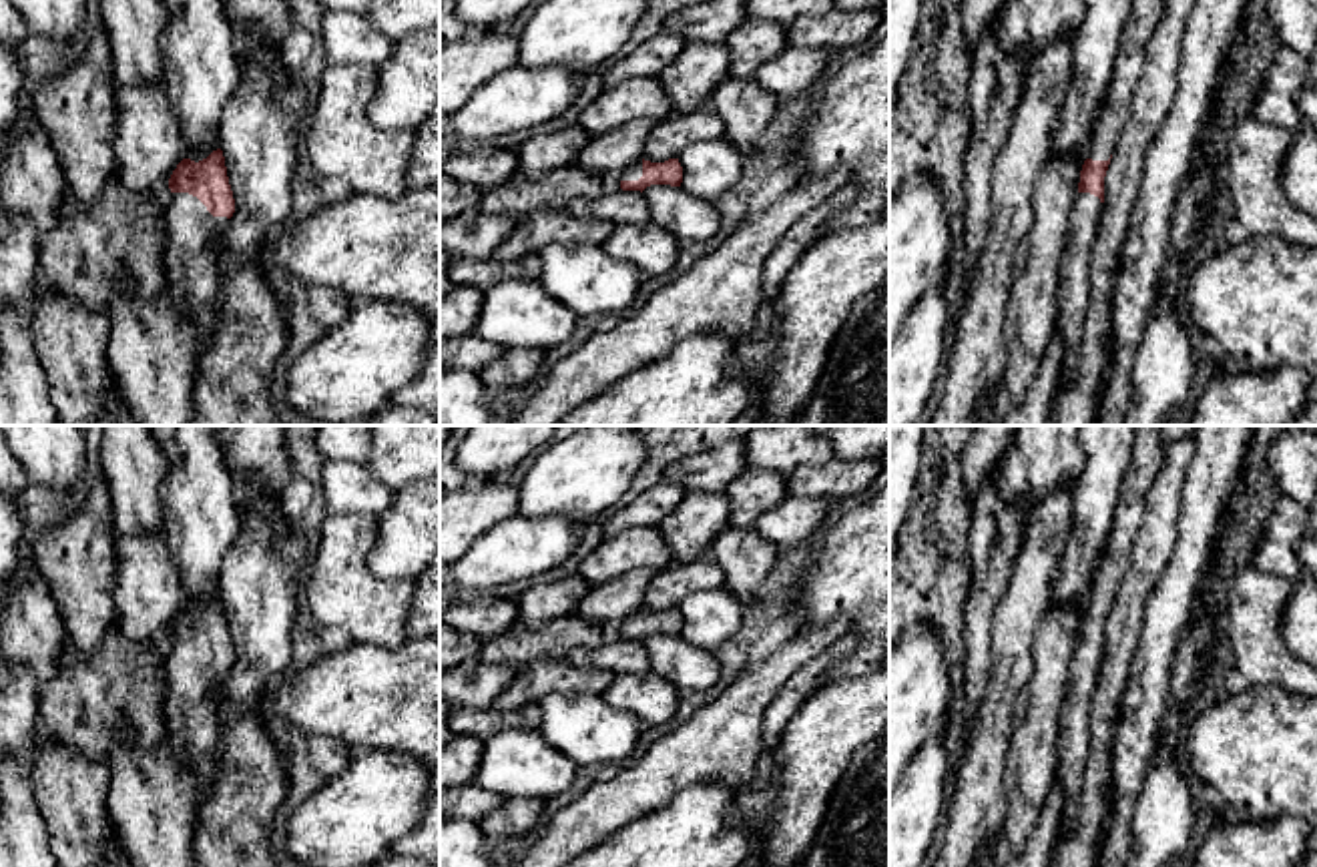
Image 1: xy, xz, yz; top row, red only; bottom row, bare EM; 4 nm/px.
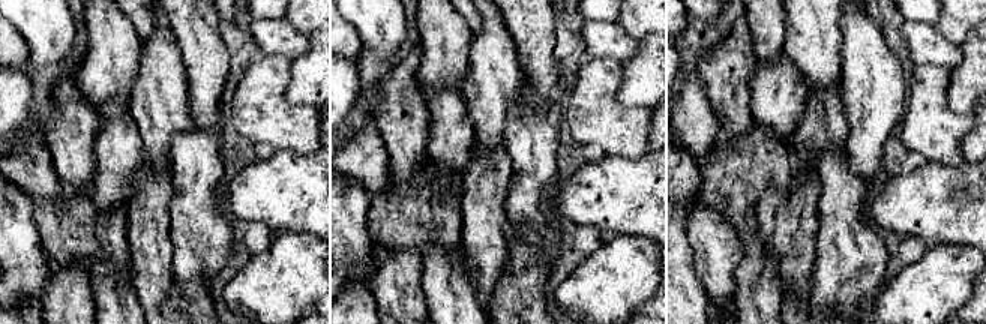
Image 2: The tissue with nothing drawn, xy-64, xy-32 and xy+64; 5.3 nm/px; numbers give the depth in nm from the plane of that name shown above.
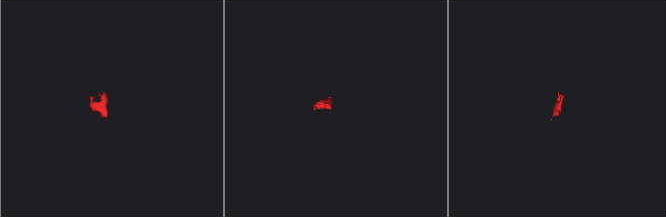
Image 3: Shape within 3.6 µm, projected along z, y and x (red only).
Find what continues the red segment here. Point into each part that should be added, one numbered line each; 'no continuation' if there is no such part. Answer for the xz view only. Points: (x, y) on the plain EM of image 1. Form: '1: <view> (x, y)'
1: xz (635, 621)

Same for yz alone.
1: yz (1149, 452)
2: yz (1085, 665)

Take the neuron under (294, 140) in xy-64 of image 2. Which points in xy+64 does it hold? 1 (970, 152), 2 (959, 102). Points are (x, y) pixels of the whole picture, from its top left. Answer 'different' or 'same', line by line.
1: different
2: different

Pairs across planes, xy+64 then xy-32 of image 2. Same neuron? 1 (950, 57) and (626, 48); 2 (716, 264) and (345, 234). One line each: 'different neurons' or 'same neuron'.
1: same neuron
2: different neurons

